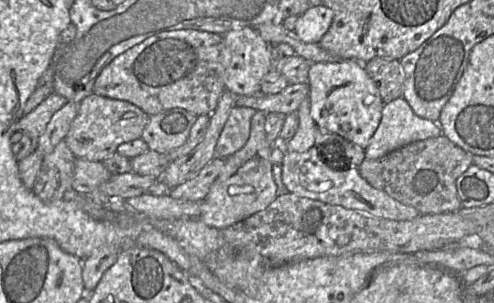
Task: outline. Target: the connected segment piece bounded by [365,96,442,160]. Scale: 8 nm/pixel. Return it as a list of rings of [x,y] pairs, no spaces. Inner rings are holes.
[[[402,96],[384,105],[381,122],[365,148],[365,159],[379,159],[404,145],[441,134],[439,123],[417,115]]]

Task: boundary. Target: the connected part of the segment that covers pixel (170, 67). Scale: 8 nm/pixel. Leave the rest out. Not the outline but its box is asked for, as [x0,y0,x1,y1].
[92,29,225,116]

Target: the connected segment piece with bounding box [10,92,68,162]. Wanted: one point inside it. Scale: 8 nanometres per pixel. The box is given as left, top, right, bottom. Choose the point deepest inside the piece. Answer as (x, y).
(24, 140)

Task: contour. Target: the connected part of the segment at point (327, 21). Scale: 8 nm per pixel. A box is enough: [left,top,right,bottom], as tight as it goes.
[294,4,332,43]

